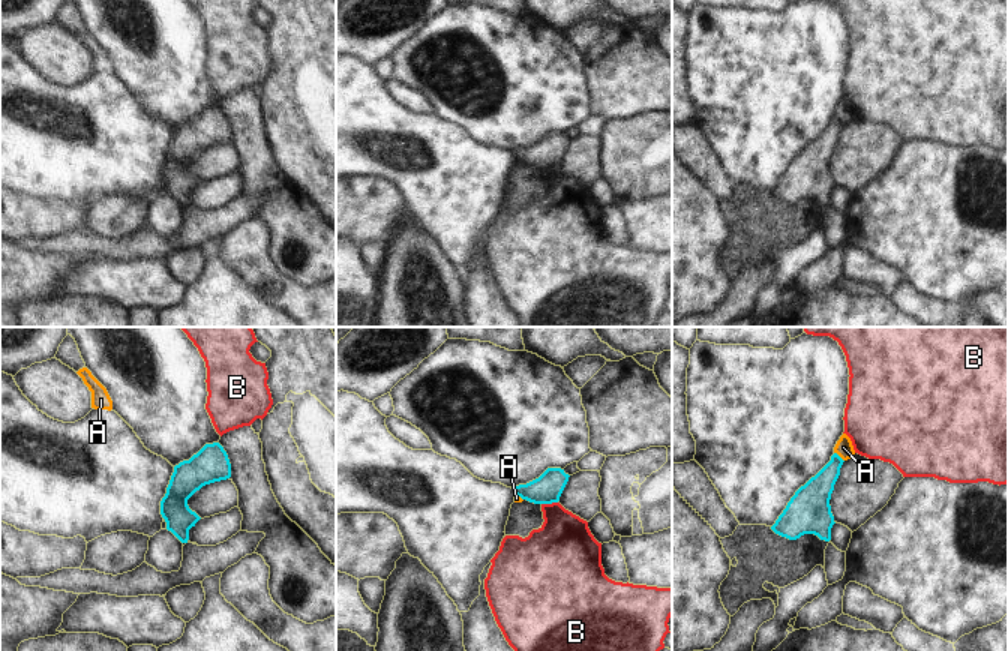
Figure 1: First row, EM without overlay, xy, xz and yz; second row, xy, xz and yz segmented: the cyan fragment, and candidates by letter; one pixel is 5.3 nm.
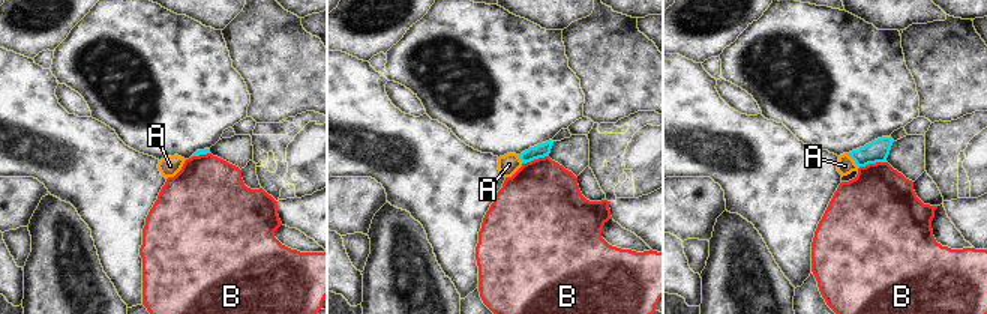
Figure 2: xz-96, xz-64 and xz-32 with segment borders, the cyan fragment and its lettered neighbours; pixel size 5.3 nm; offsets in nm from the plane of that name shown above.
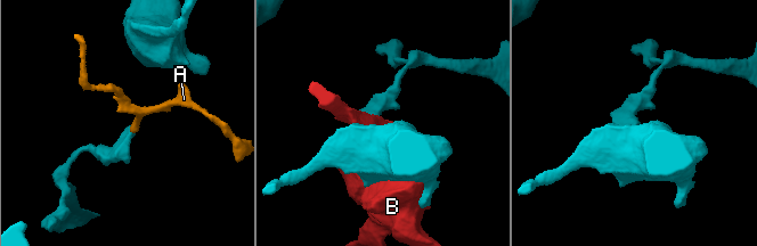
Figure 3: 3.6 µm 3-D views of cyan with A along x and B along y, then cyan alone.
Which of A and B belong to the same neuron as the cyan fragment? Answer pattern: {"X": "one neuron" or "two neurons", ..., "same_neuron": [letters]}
{"A": "two neurons", "B": "two neurons", "same_neuron": []}

